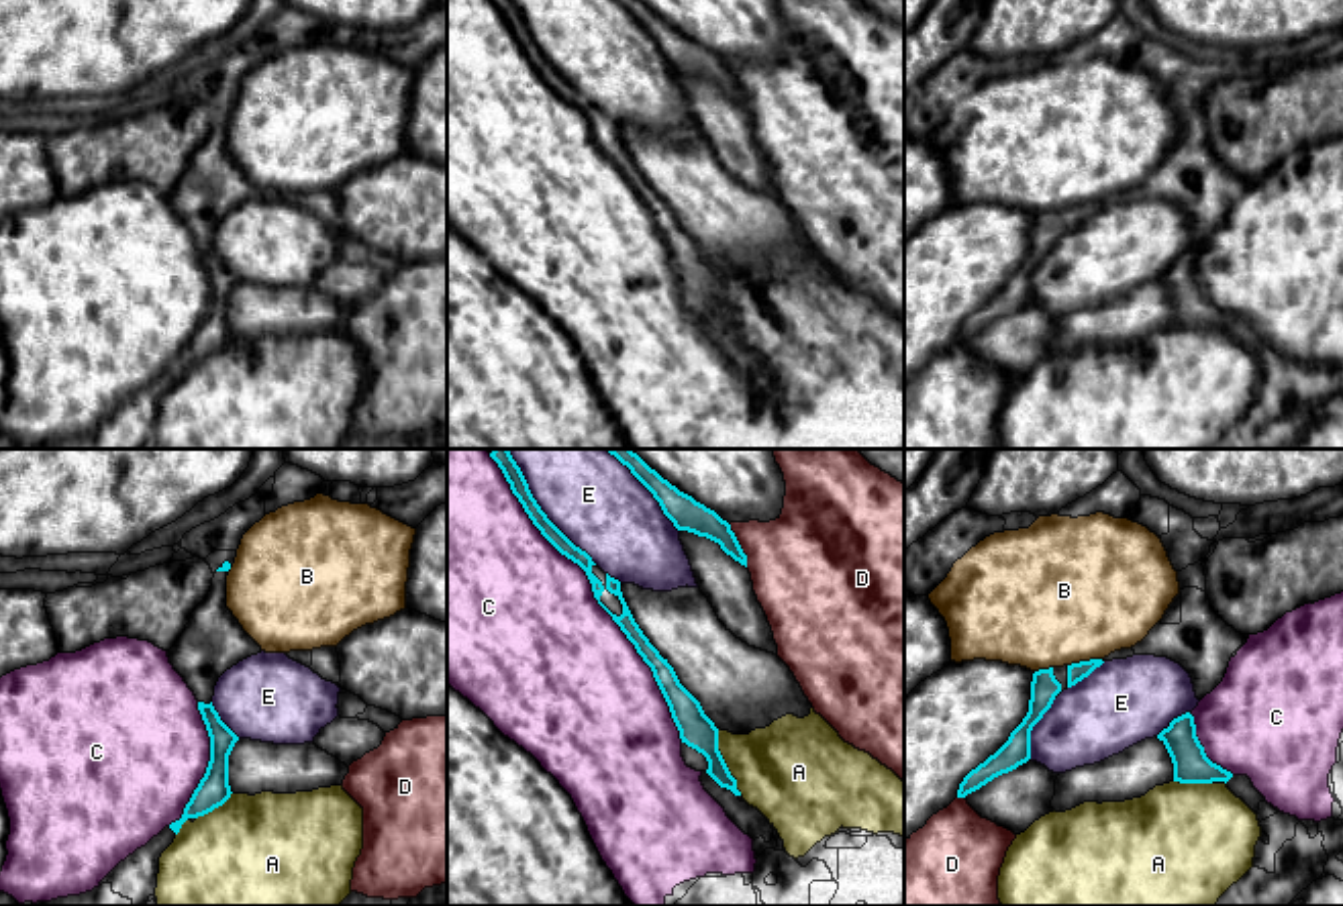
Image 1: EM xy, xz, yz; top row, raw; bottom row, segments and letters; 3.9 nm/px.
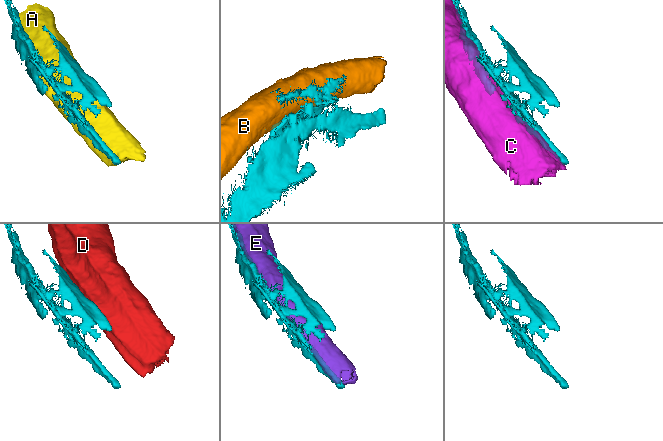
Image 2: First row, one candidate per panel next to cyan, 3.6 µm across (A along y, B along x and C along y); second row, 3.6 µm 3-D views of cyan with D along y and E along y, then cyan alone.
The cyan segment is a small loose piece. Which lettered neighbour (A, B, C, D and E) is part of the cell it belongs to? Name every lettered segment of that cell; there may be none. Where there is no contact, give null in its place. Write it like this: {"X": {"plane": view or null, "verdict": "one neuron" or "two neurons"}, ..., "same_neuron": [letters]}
{"A": {"plane": "xz", "verdict": "two neurons"}, "B": {"plane": "yz", "verdict": "two neurons"}, "C": {"plane": "xz", "verdict": "two neurons"}, "D": {"plane": "xz", "verdict": "two neurons"}, "E": {"plane": "xz", "verdict": "two neurons"}, "same_neuron": []}

